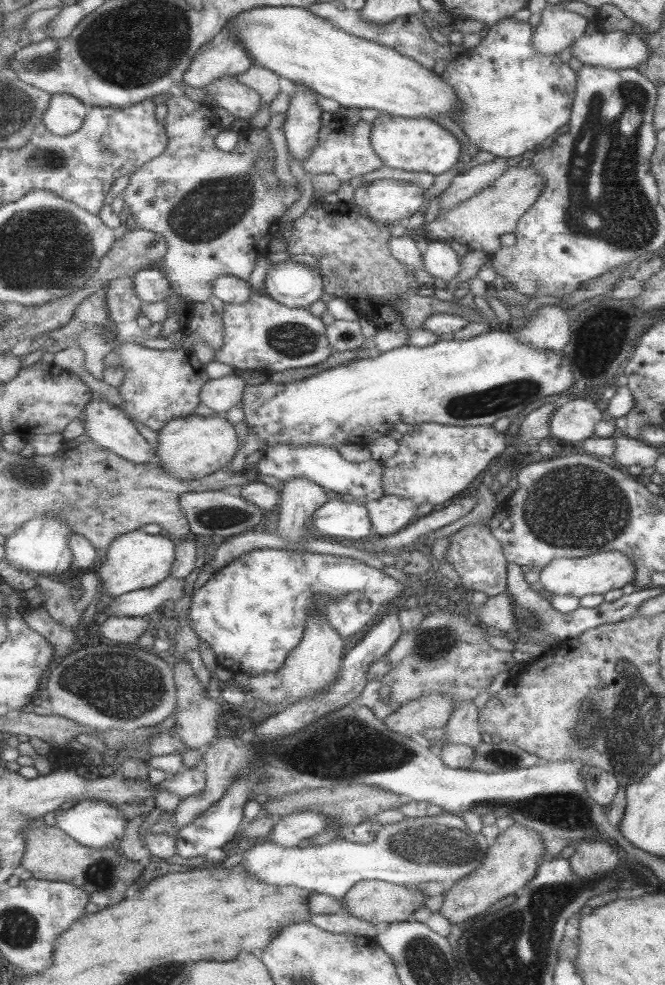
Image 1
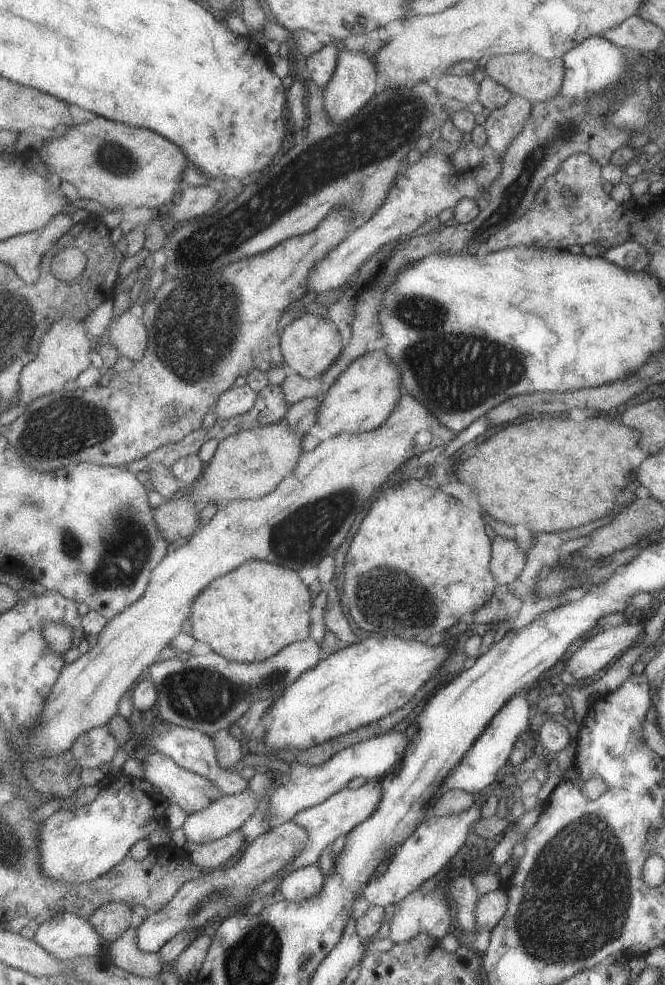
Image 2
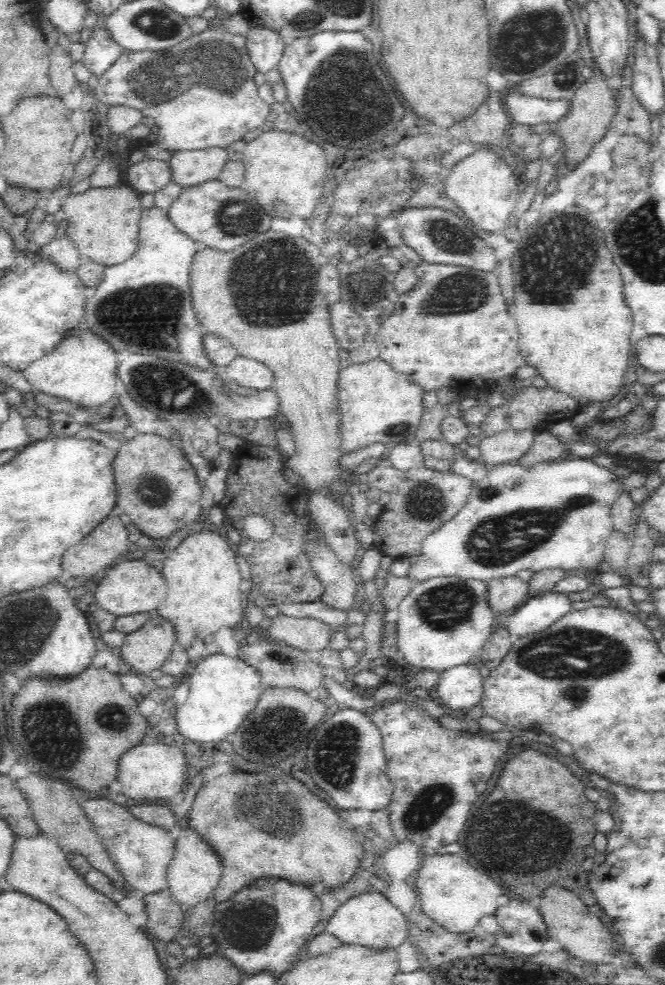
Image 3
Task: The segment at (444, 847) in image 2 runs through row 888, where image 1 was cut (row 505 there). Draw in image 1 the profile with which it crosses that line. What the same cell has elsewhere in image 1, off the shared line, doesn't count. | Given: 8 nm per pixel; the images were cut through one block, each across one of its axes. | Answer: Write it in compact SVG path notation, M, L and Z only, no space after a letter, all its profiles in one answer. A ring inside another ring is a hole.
M388 494L376 500L369 500L366 505L374 522L375 534L382 536L397 534L414 523L419 506L409 498Z

